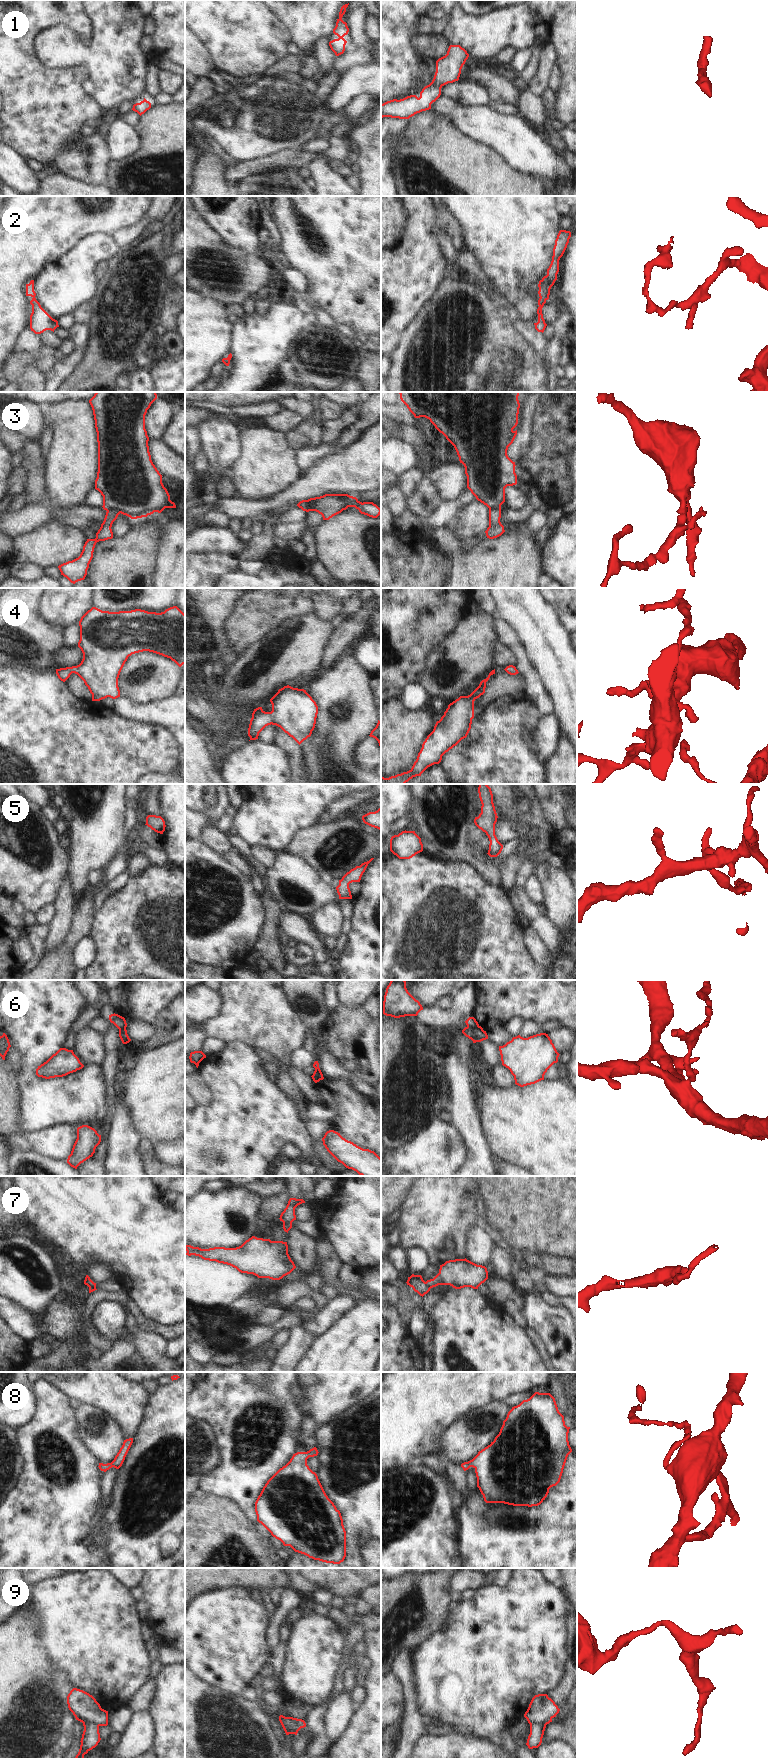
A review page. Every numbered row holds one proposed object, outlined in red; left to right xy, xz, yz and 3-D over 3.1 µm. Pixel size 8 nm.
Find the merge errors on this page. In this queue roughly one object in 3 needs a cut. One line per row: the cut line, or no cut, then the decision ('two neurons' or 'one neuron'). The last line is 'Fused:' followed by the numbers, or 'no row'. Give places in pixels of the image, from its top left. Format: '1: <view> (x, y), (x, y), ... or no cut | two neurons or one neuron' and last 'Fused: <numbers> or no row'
1: no cut | one neuron
2: no cut | one neuron
3: xy (107, 510), (114, 509), (119, 513) | two neurons
4: no cut | one neuron
5: no cut | one neuron
6: yz (467, 1025), (470, 1027), (478, 1026) | two neurons
7: xz (283, 1221), (291, 1224) | two neurons
8: no cut | one neuron
9: xy (83, 1723), (90, 1722), (98, 1726) | two neurons
Fused: 3, 6, 7, 9

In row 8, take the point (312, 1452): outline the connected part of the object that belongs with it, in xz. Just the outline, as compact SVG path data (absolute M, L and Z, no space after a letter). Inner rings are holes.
M316 1447L307 1452L293 1454L290 1461L280 1468L265 1484L255 1502L257 1521L284 1546L290 1546L295 1552L314 1560L340 1564L346 1557L346 1531L340 1511L326 1495L318 1476L307 1465L307 1459L318 1455Z

